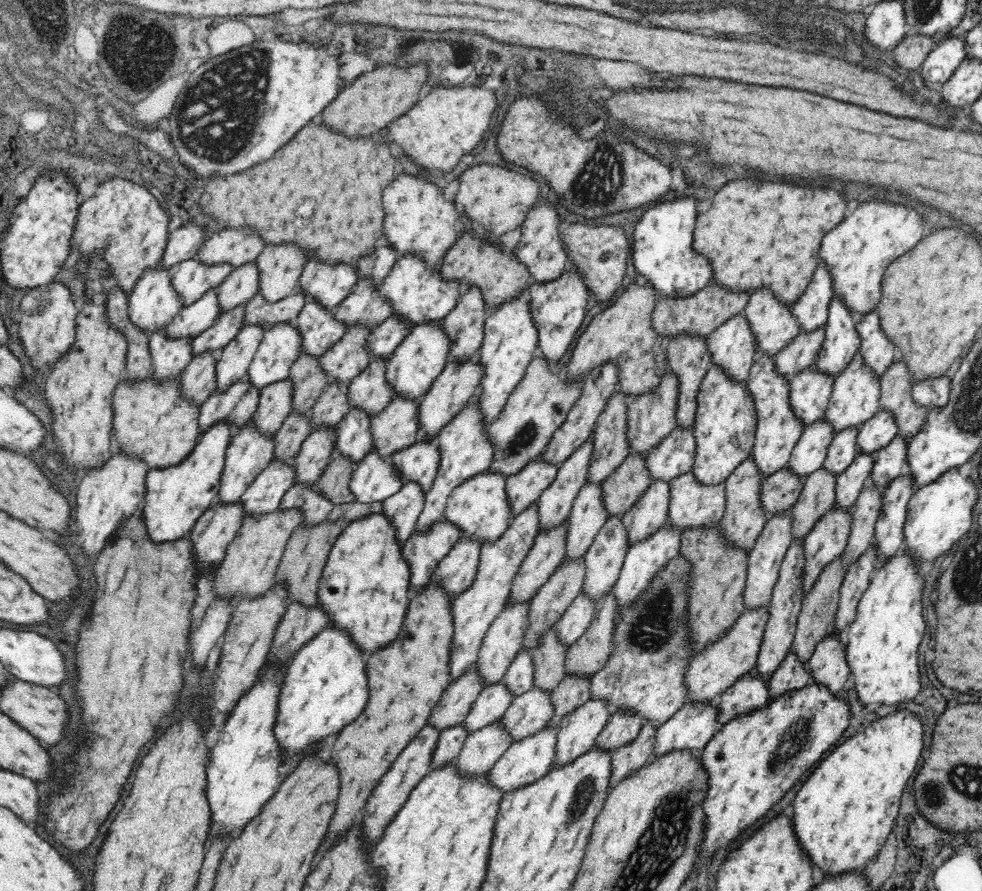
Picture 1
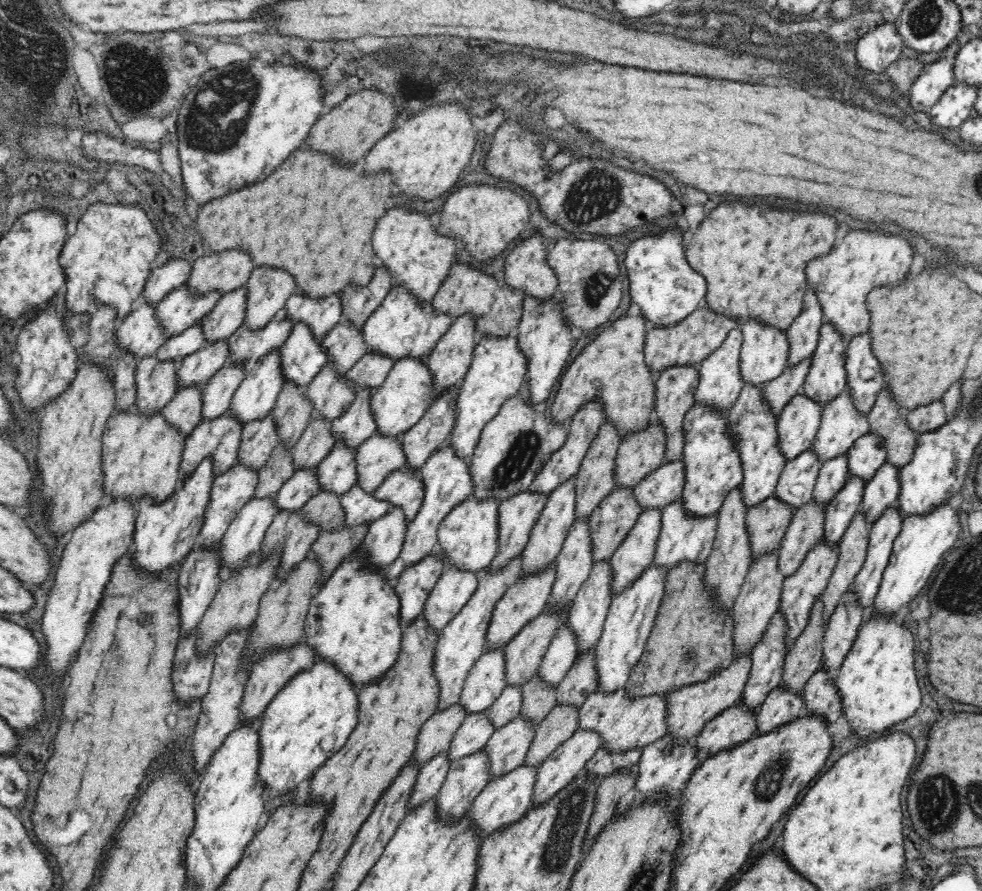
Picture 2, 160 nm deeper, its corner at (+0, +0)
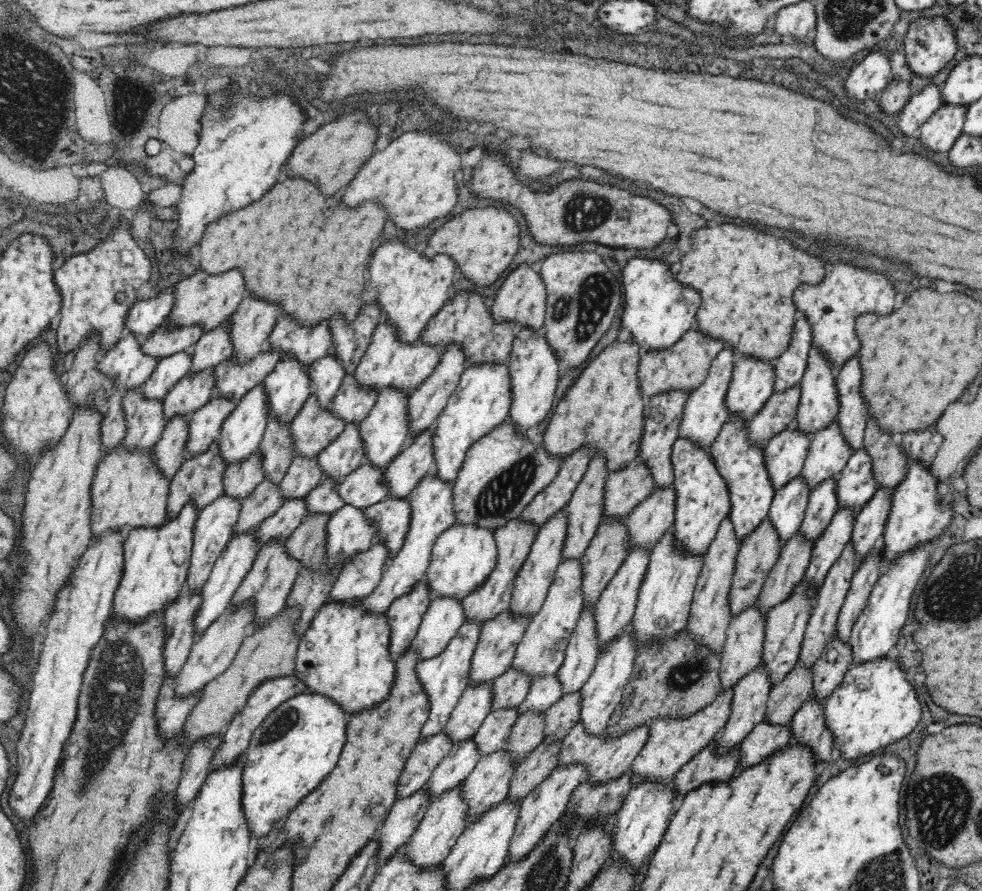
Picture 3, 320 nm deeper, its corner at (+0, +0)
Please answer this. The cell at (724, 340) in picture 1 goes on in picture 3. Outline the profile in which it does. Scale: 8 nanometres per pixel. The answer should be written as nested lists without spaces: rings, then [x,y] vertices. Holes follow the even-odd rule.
[[[727,347],[722,349],[718,356],[714,358],[706,380],[694,392],[689,394],[684,404],[682,422],[678,430],[678,439],[688,439],[688,441],[692,441],[696,447],[704,449],[704,451],[712,446],[720,429],[728,421],[728,411],[726,411],[724,400],[731,381],[731,374],[735,367],[735,361],[735,354]]]

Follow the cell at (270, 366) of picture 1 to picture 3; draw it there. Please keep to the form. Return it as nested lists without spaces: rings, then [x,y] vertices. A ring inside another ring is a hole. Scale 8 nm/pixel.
[[[260,383],[250,392],[247,392],[246,396],[239,400],[233,412],[226,417],[218,438],[218,449],[220,449],[220,457],[222,457],[225,469],[245,461],[251,454],[259,450],[267,427],[268,410],[270,410],[270,407],[266,403],[264,385]]]

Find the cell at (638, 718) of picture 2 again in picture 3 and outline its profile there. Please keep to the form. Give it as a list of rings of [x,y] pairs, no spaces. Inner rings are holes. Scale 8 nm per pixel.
[[[578,722],[564,737],[554,769],[559,769],[560,767],[563,769],[568,765],[582,765],[583,770],[586,771],[585,782],[588,785],[594,785],[594,787],[605,785],[630,772],[634,758],[636,758],[642,746],[648,740],[648,730],[649,727],[642,725],[628,731],[625,735],[617,739],[608,739],[608,737],[602,737],[603,733],[596,736],[586,735],[584,725]]]

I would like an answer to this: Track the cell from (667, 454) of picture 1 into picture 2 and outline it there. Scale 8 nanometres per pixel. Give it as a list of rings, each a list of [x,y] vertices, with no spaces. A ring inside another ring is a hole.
[[[682,459],[663,463],[632,490],[642,512],[666,510],[683,495],[684,470]]]

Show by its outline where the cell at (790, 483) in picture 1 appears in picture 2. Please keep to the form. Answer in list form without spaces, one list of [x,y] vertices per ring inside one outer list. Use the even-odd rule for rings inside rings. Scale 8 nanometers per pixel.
[[[774,496],[747,510],[745,524],[752,554],[750,566],[779,550],[792,518],[790,505]]]

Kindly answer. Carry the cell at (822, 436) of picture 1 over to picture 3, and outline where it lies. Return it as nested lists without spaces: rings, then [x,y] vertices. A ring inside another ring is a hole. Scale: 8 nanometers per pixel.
[[[800,475],[775,492],[767,518],[778,534],[781,548],[798,534],[805,518],[809,494]]]

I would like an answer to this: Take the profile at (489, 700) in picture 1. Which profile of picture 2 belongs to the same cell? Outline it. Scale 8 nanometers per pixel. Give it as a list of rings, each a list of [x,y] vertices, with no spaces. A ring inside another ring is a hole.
[[[486,711],[467,716],[456,731],[451,745],[446,752],[448,763],[470,756],[483,750],[494,734],[494,727],[486,717]]]

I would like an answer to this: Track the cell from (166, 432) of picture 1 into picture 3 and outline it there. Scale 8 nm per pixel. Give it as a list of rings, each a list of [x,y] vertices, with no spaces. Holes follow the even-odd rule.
[[[122,444],[109,455],[103,456],[97,466],[90,488],[92,503],[90,529],[92,542],[100,540],[102,535],[123,534],[142,530],[142,528],[160,528],[166,524],[169,484],[162,471],[156,467],[152,451],[128,453]]]

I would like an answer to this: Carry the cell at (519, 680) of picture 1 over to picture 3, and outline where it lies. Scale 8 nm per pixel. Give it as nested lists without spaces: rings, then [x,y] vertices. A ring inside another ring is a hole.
[[[514,707],[491,711],[473,738],[480,758],[505,748],[517,717]]]

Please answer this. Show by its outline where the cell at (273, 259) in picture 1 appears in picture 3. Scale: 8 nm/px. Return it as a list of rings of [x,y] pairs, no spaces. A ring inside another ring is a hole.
[[[245,297],[229,320],[228,335],[232,341],[232,361],[249,363],[264,352],[265,344],[276,324],[278,306]]]

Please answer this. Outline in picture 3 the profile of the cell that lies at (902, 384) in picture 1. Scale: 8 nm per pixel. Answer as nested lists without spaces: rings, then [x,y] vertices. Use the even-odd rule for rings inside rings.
[[[868,419],[863,438],[863,449],[872,459],[872,473],[876,490],[886,489],[893,494],[906,478],[906,457],[900,451],[900,441],[880,431],[874,419]]]

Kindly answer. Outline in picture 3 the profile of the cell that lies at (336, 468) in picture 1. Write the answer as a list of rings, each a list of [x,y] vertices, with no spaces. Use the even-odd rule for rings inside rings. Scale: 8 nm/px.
[[[325,514],[306,516],[301,526],[285,542],[287,554],[308,571],[320,570],[326,560],[326,530],[330,518]]]

